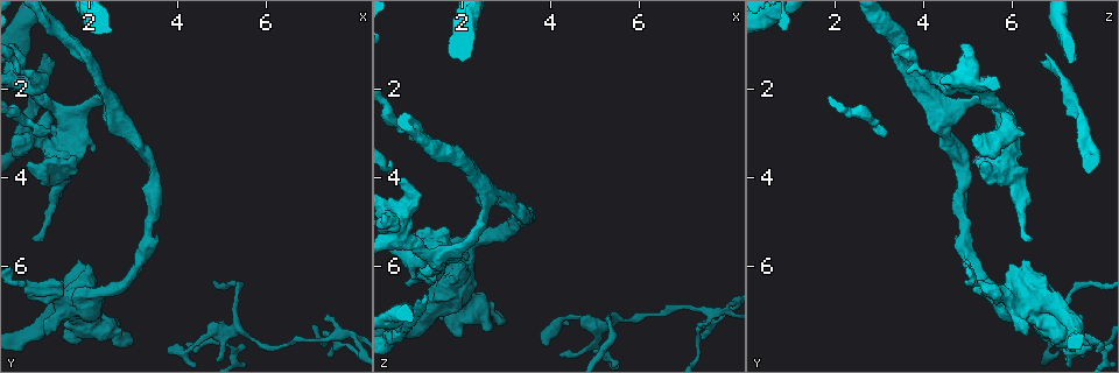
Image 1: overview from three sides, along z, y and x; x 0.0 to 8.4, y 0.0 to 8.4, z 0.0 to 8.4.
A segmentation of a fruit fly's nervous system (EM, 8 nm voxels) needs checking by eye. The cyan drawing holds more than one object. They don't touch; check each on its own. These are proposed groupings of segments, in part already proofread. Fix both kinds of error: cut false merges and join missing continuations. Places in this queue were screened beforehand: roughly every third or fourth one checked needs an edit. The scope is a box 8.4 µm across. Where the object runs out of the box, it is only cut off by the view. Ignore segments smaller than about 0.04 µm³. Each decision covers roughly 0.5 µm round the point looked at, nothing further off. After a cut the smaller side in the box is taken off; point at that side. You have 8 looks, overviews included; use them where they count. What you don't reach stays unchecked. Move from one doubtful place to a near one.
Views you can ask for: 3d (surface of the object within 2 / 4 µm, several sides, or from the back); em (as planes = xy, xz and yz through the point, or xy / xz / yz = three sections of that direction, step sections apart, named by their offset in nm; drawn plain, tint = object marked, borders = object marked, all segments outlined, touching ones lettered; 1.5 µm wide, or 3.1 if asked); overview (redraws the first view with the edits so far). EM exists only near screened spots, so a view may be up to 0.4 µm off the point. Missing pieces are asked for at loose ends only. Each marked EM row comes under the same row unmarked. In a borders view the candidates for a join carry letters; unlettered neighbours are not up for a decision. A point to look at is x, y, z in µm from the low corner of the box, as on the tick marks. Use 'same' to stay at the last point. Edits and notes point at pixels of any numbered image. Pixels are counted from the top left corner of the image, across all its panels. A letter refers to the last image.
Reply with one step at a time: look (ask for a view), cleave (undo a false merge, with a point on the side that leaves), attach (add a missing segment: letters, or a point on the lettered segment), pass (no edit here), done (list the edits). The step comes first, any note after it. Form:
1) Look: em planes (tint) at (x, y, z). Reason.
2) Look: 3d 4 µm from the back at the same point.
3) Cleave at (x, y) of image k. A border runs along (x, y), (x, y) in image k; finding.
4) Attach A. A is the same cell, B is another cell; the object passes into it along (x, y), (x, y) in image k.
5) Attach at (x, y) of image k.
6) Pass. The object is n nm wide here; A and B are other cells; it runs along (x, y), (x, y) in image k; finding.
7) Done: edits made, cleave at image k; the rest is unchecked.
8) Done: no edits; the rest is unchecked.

Look: em yz step 8 (tint) at (3.40, 5.00, 4.90). Thin neck.

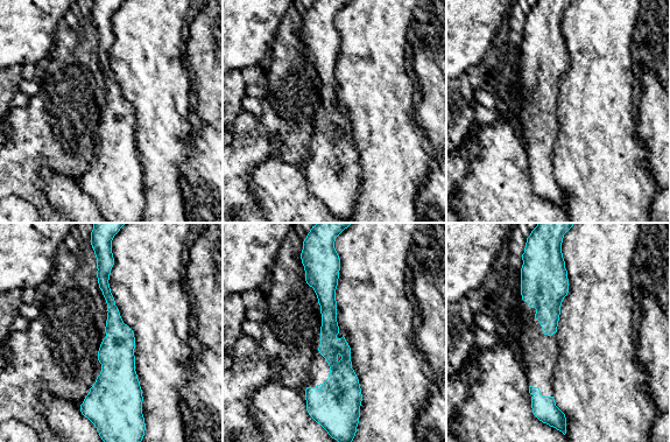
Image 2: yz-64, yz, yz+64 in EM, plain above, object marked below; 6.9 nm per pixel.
Look: em planes (borders) at the same point.

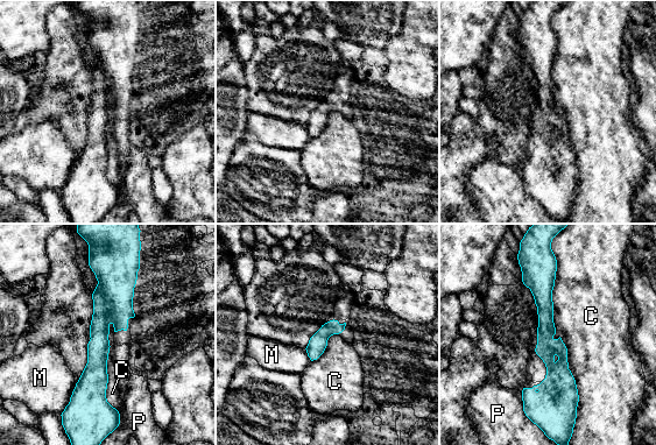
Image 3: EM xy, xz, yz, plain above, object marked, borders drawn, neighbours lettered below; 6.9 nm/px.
Pass. The longest contact is with C, 1100 nm; C, M and P are other cells; it runs along (545, 266), (557, 405) in image 3; one neuron here.

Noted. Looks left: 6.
Look: 3d 2 µm at (1.20, 1.40, 6.65). Long arm stops here.

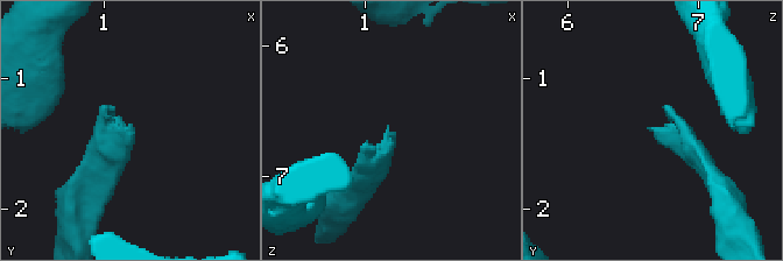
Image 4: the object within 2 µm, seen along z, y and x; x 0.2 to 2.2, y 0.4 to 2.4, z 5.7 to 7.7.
Look: em xy step 4 (tint) at (1.16, 1.36, 6.66). Need the tissue.

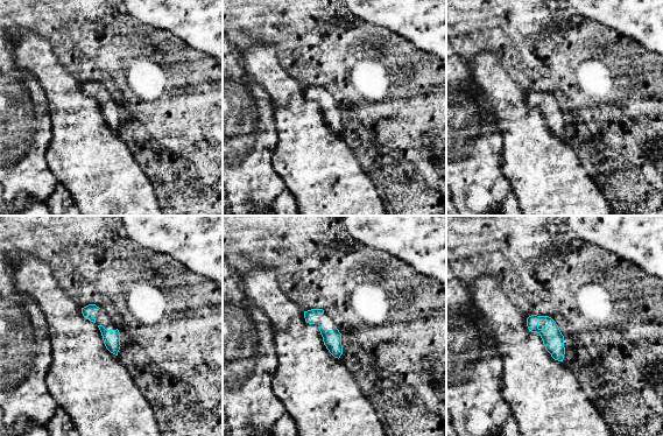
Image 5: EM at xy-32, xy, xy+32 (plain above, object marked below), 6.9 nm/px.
Look: em planes (borders) at the same point. Cut it another way.

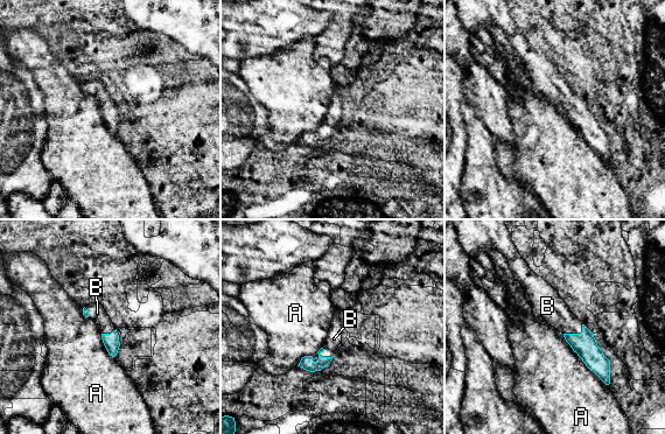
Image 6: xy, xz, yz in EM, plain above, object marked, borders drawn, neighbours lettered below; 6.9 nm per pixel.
Attach B. B is the same cell, A is another cell; the neuron continues.

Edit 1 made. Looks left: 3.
Look: em xy step 4 (tint) at (7.40, 7.60, 6.95).

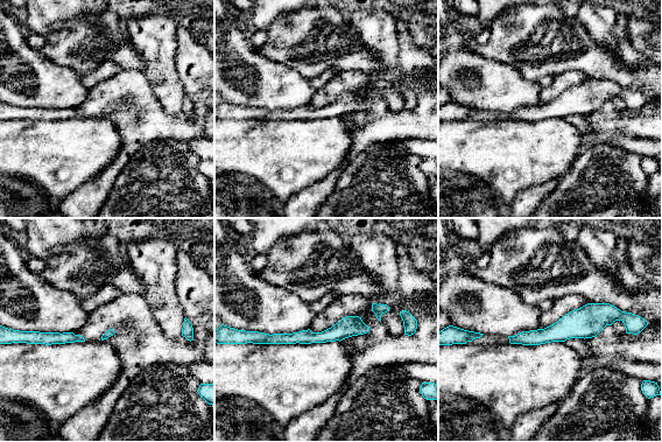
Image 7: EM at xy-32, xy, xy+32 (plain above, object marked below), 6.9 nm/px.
Look: em planes (borders) at the same point. Cut it another way.

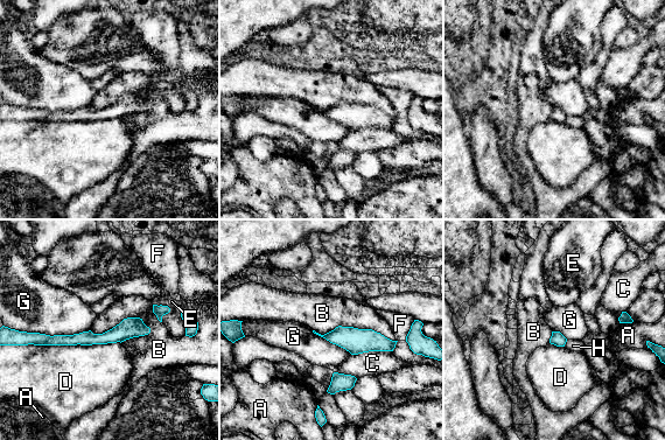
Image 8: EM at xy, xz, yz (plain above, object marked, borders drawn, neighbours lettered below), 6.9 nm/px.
Pass. The object is 90 nm wide here; A, B, C, D, E, F, G and H are other cells; a border runs along (151, 328), (124, 318), (90, 330) in image 8; all the same neuron.

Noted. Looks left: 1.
Done: edits made, attach at image 6; the rest is unchecked.

